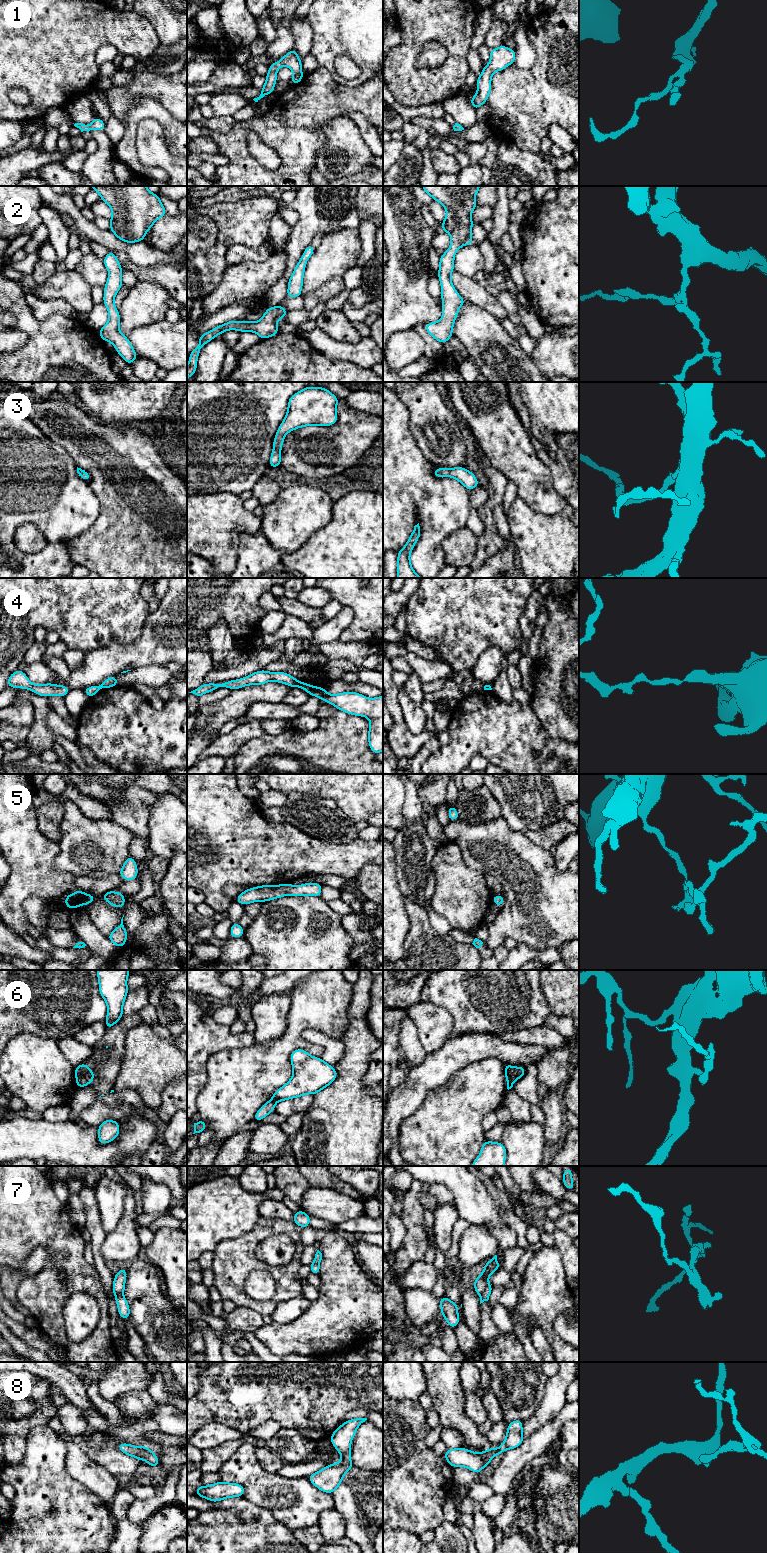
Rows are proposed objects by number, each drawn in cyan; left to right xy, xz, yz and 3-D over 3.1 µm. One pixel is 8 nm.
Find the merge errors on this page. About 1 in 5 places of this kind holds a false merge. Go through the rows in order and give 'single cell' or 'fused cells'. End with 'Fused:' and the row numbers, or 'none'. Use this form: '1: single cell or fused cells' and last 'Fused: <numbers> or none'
1: single cell
2: single cell
3: single cell
4: fused cells
5: single cell
6: fused cells
7: fused cells
8: single cell
Fused: 4, 6, 7

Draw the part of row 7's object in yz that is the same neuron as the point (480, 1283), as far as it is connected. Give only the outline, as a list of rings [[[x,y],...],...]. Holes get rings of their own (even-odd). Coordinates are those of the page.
[[[495,1255],[490,1261],[484,1264],[483,1272],[474,1280],[474,1291],[481,1295],[488,1284],[489,1276],[500,1268],[497,1255]]]

